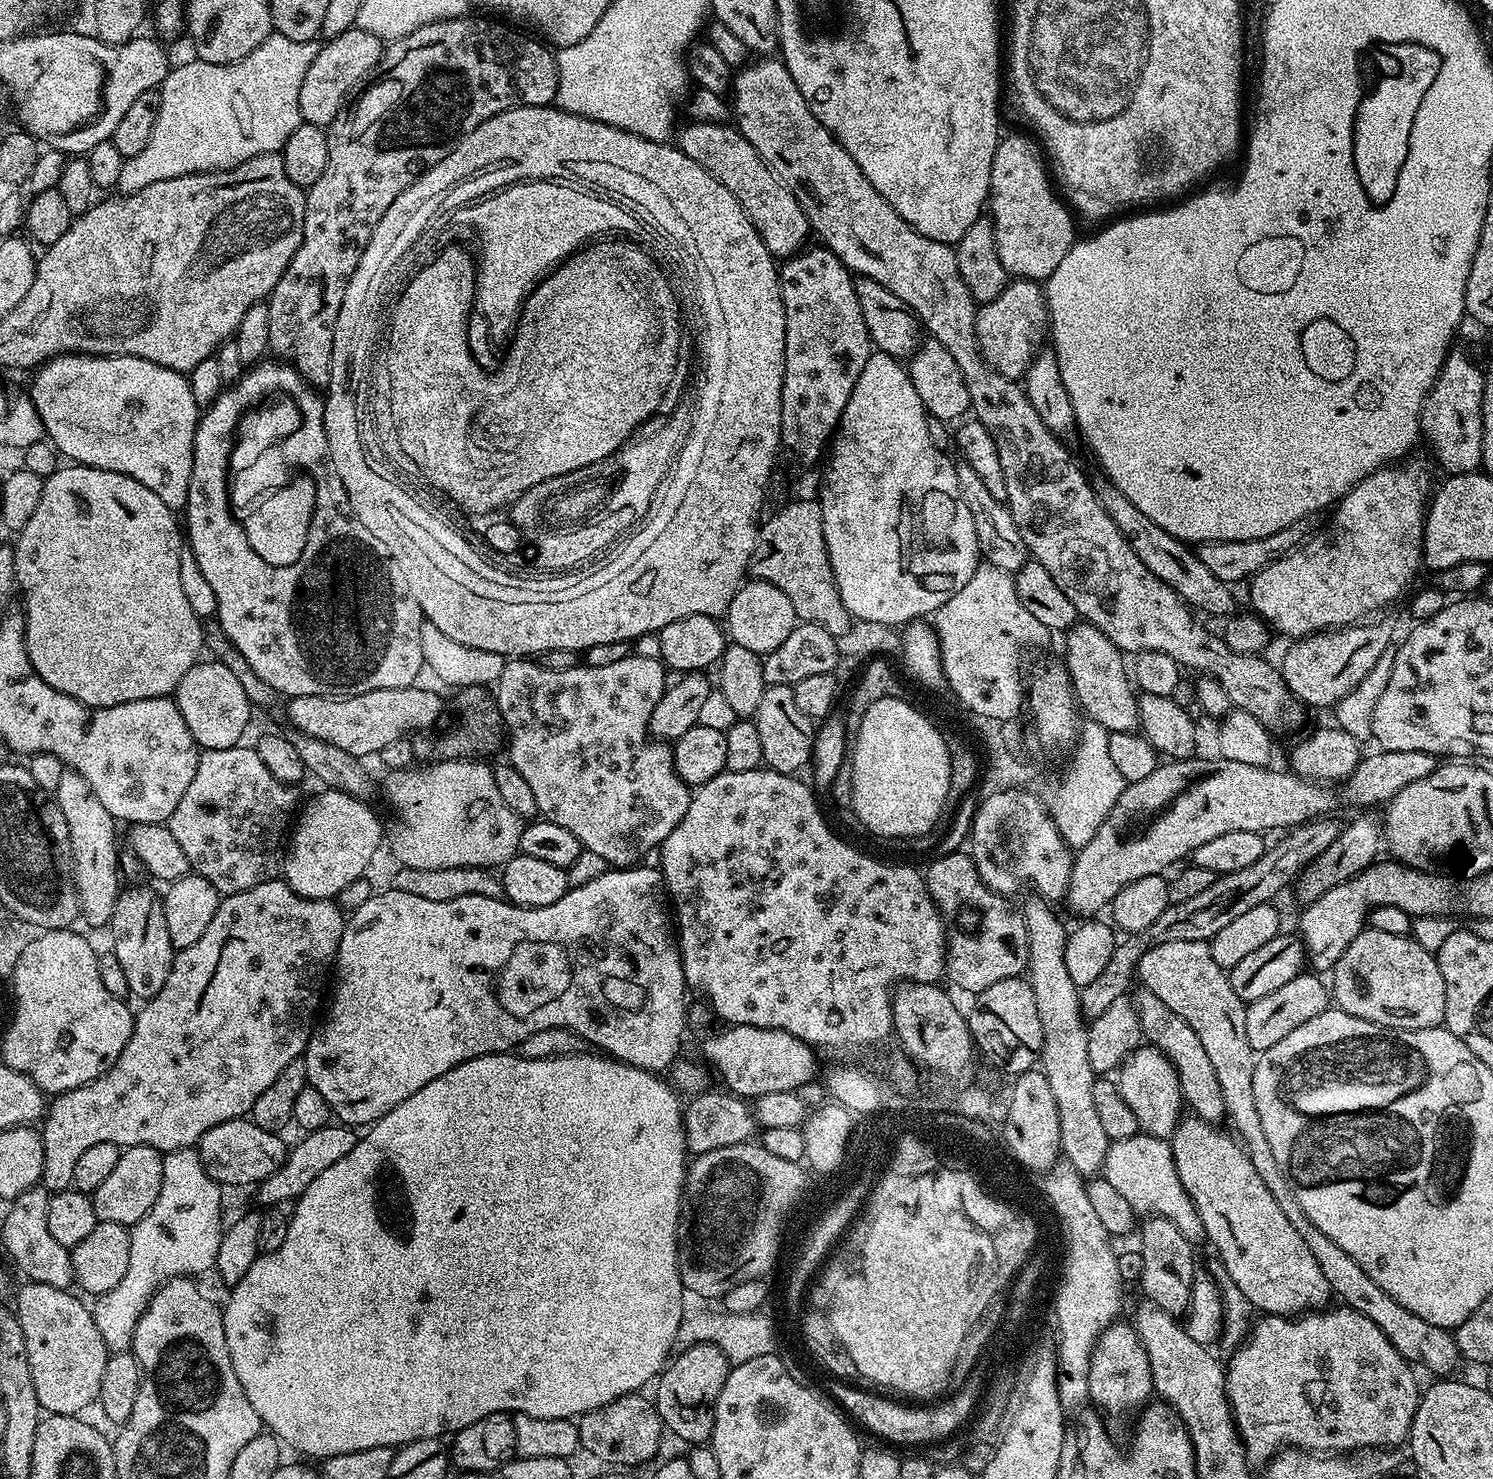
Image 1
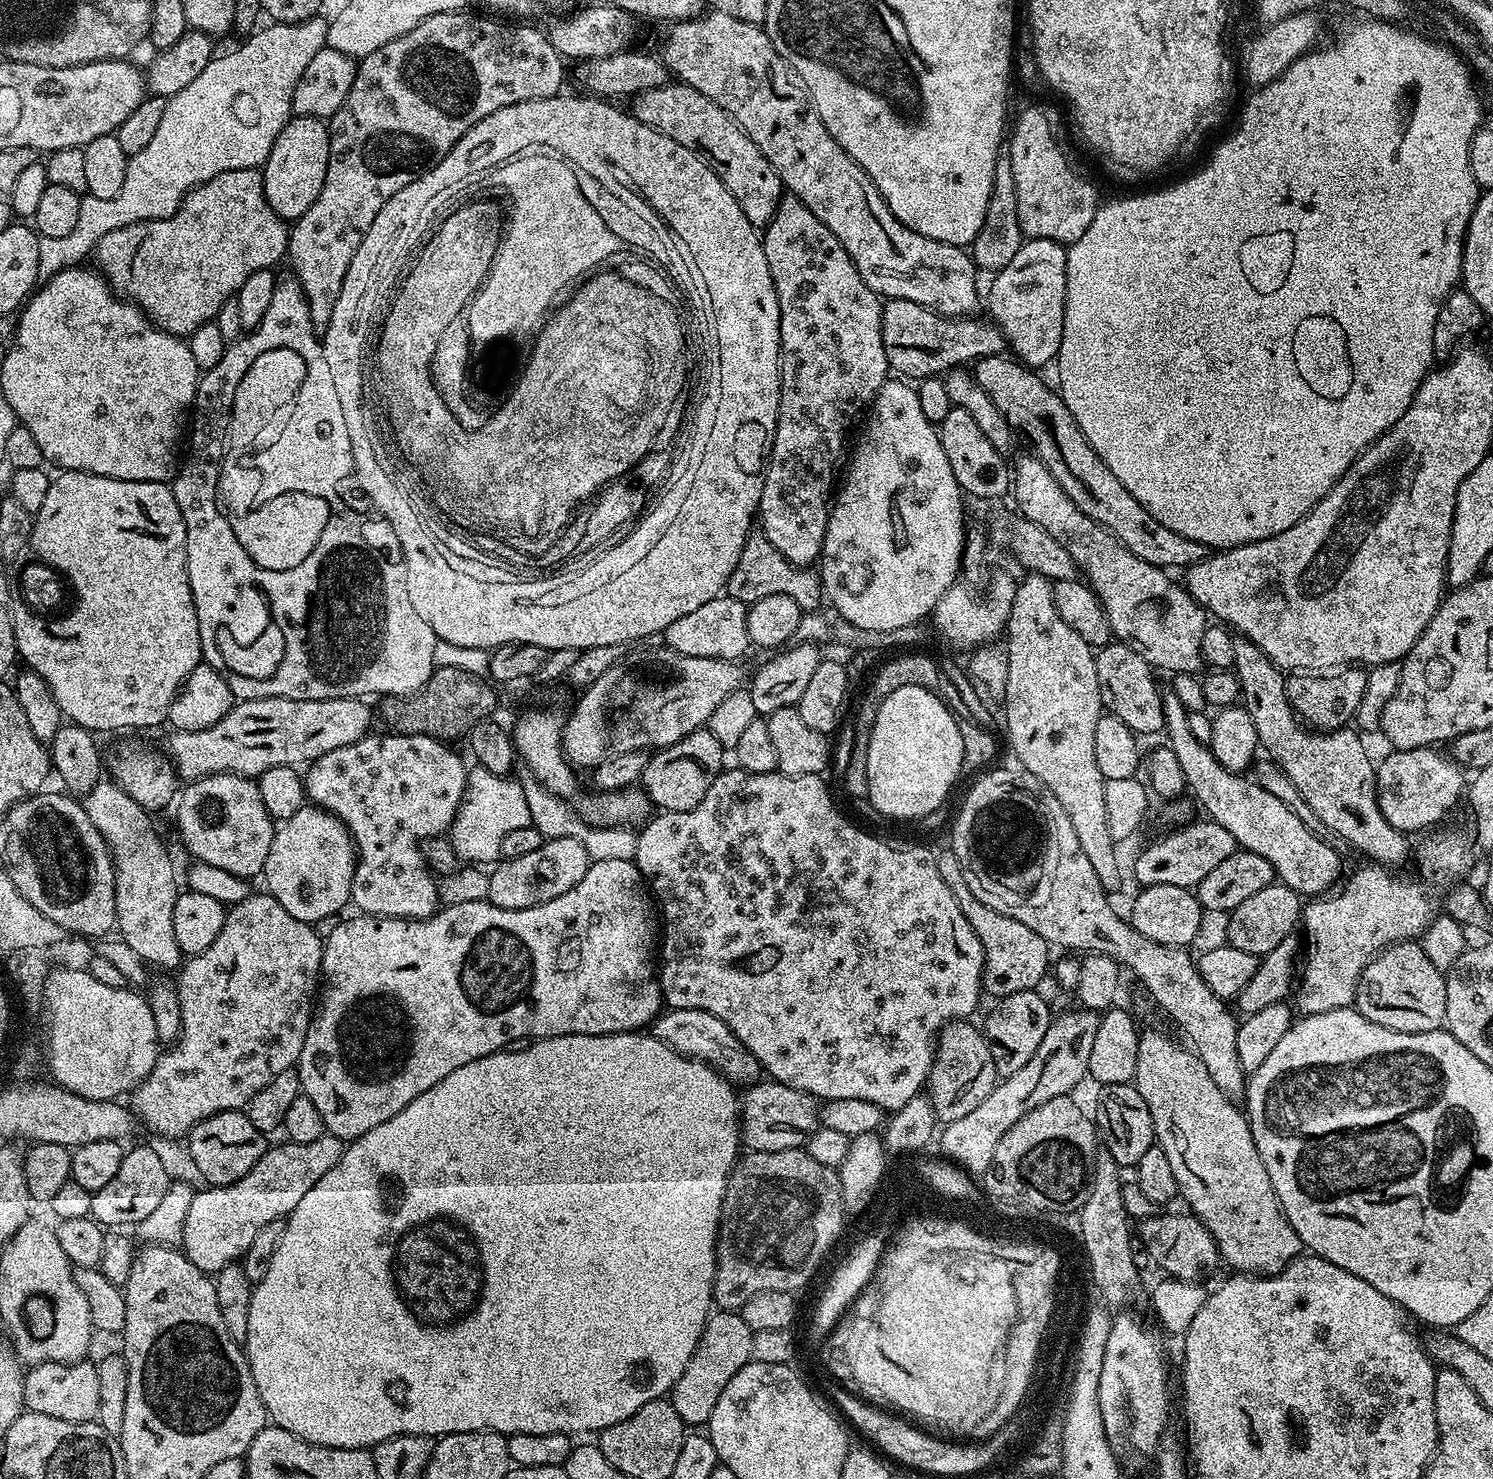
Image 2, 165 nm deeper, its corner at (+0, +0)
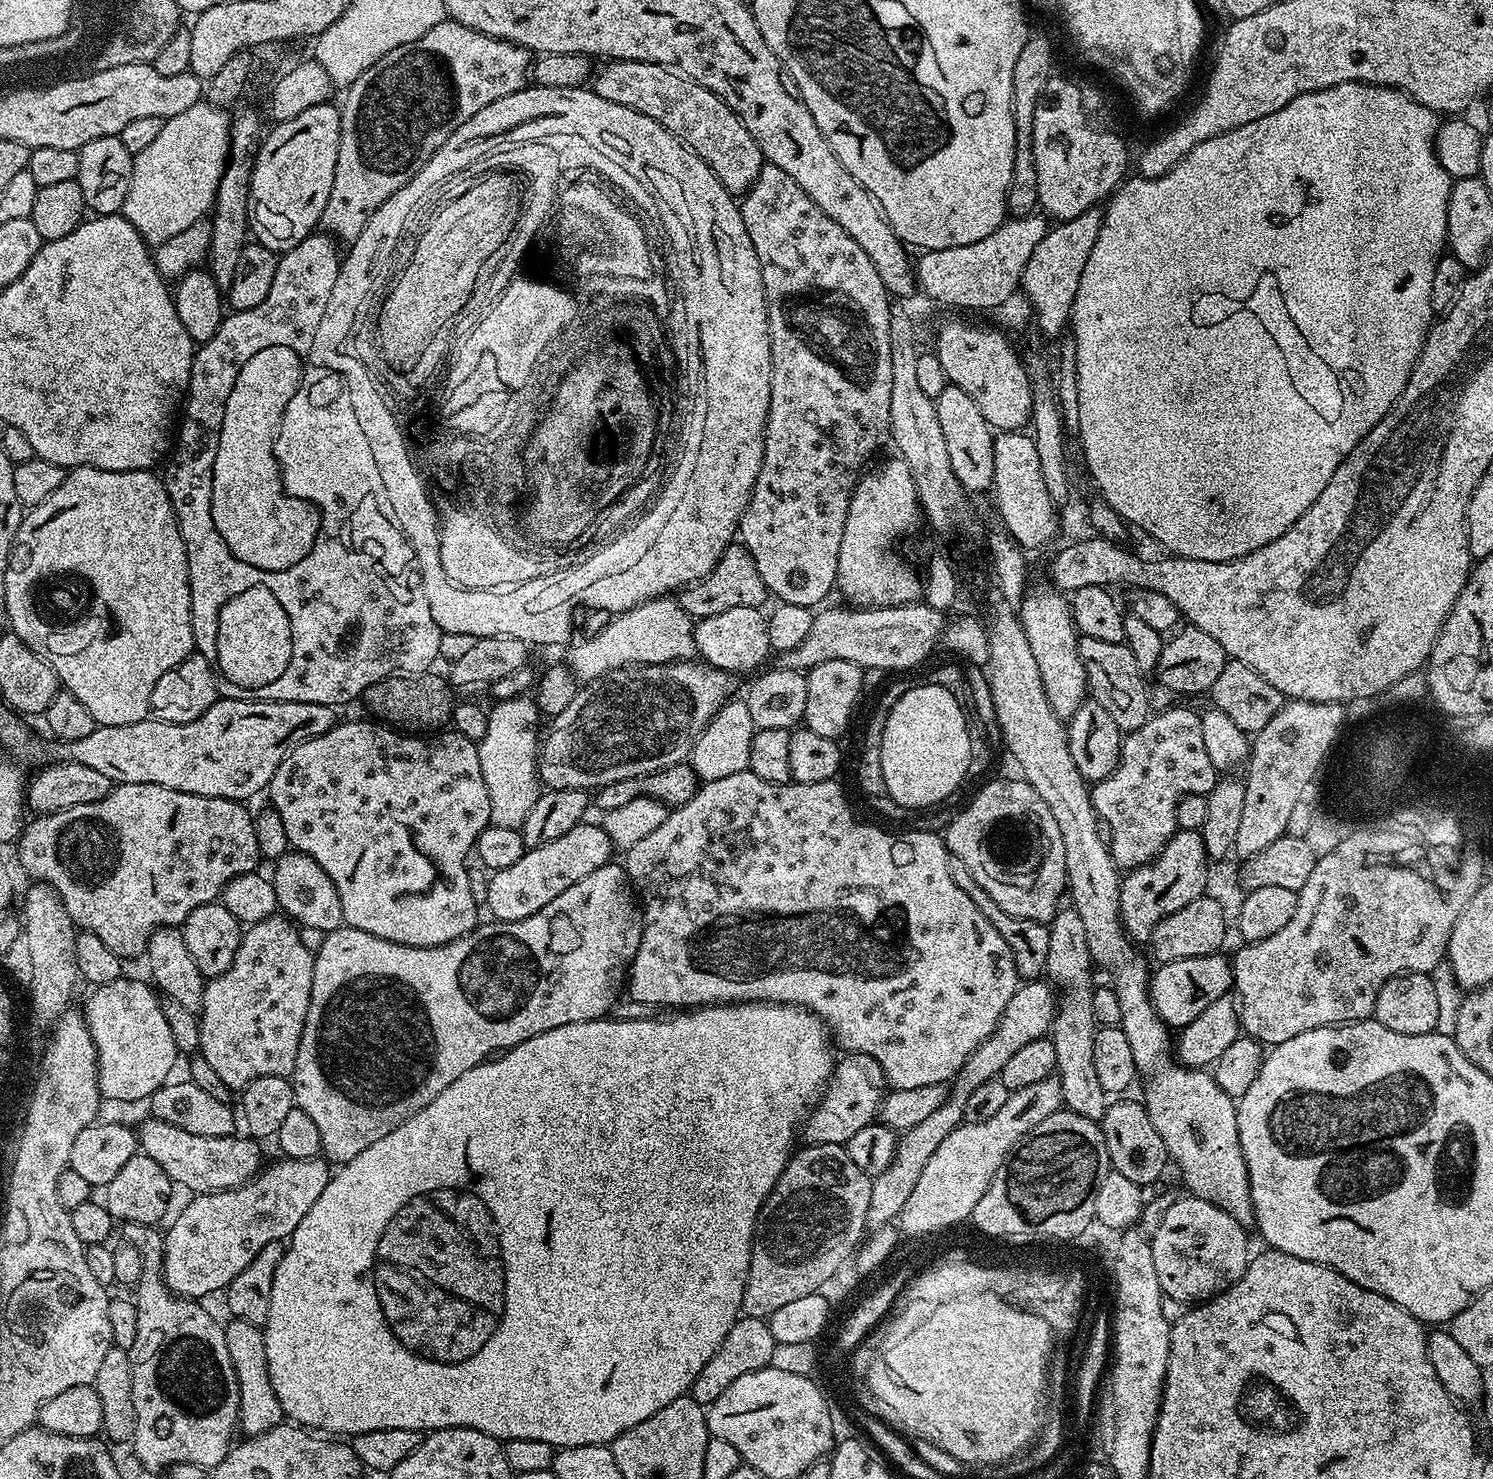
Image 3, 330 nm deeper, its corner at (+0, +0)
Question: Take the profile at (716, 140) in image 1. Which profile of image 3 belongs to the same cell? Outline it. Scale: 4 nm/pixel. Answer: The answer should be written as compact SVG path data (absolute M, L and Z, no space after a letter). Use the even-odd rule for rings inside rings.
M608 60L605 65L605 68L597 67L591 73L591 91L606 98L606 102L618 102L618 106L626 106L630 110L638 110L638 114L646 114L646 118L654 118L654 122L658 122L667 132L682 140L694 154L698 154L698 158L702 158L705 166L714 170L718 182L722 182L722 186L726 186L726 190L731 192L733 197L743 197L744 193L750 190L750 186L754 186L754 178L758 178L762 166L766 163L764 155L758 142L754 142L750 130L746 130L746 126L736 117L734 110L726 106L722 98L706 90L706 86L663 64L651 64L641 60Z

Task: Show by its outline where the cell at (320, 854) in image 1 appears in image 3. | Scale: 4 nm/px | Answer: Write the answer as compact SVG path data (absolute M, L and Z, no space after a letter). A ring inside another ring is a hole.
M292 850L283 854L273 868L270 879L275 886L277 905L290 920L299 927L317 927L326 934L343 925L344 915L337 888L312 858Z

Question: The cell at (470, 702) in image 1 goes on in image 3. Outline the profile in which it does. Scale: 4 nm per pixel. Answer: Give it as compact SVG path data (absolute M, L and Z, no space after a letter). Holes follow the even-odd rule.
M425 670L419 674L397 674L374 682L364 692L362 704L373 712L371 715L379 723L408 734L428 734L443 729L452 719L454 688L443 675L435 676L434 673Z

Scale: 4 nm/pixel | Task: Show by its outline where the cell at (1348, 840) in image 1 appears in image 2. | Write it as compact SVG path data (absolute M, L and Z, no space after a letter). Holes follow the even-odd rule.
M1429 746L1426 748L1401 748L1399 750L1392 750L1389 751L1389 756L1385 758L1384 761L1377 763L1375 765L1374 771L1376 774L1376 805L1379 806L1379 808L1382 810L1382 818L1386 818L1386 822L1390 826L1394 826L1396 829L1398 829L1400 832L1405 834L1413 834L1412 832L1420 832L1423 830L1423 828L1431 829L1433 826L1431 824L1436 824L1439 822L1440 819L1443 818L1444 815L1447 814L1448 811L1451 810L1452 807L1455 806L1456 803L1461 803L1462 800L1462 793L1465 791L1466 788L1466 776L1465 773L1462 771L1459 764L1456 763L1455 760L1449 758L1447 755L1444 756L1437 750L1435 747Z

